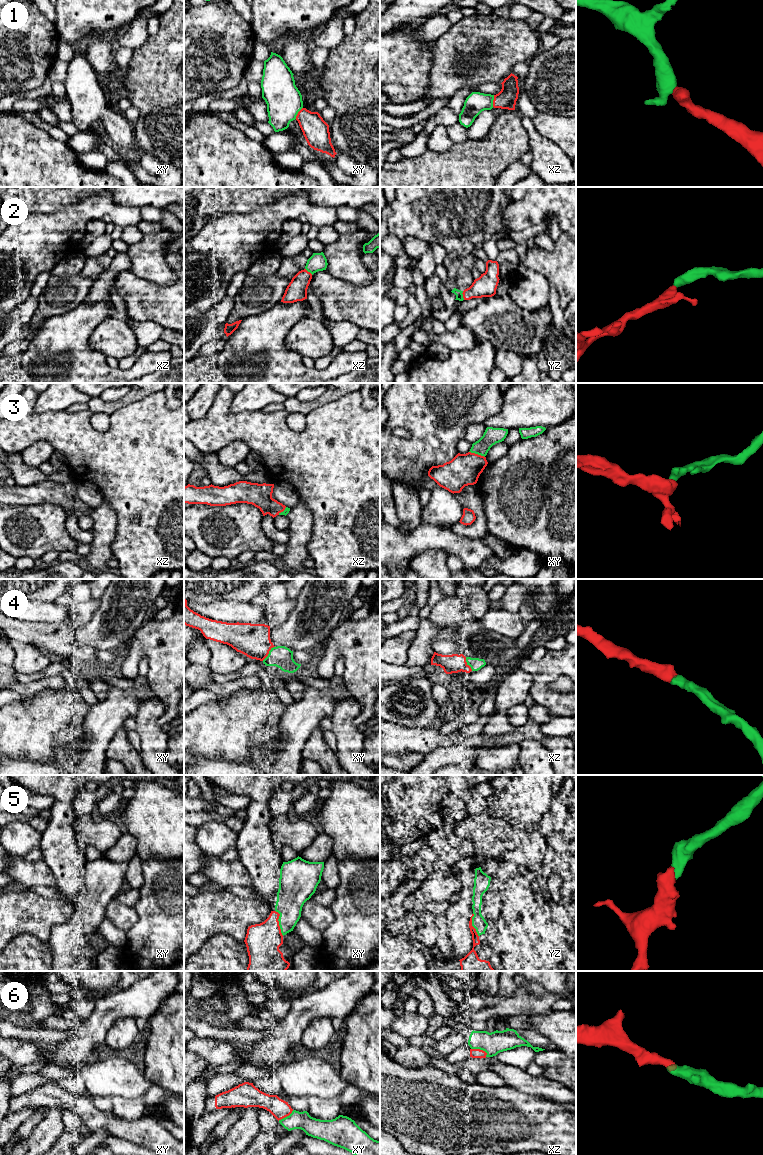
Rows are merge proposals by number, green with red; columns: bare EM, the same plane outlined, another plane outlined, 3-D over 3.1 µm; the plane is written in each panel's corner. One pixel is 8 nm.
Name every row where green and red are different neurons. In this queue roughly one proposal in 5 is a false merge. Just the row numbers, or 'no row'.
no row

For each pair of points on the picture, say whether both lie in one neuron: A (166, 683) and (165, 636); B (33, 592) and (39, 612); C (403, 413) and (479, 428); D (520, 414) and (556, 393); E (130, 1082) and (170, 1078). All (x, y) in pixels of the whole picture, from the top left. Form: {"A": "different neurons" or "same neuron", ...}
{"A": "same neuron", "B": "different neurons", "C": "different neurons", "D": "same neuron", "E": "different neurons"}

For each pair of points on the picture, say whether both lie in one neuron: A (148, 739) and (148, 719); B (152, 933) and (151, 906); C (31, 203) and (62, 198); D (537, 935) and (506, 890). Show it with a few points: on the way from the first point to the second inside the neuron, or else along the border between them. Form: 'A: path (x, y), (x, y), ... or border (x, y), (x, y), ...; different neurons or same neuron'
A: path (148, 734), (148, 724); same neuron
B: path (152, 926), (152, 913); same neuron
C: path (39, 198), (54, 198); same neuron
D: path (526, 924), (517, 901); same neuron

